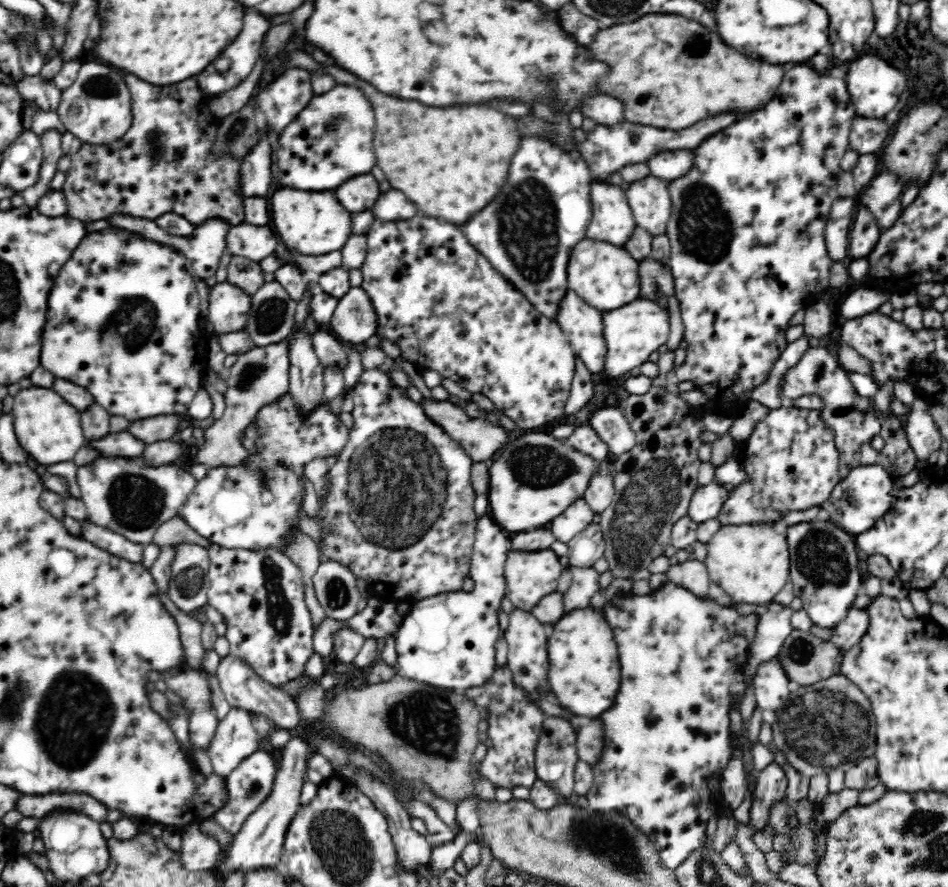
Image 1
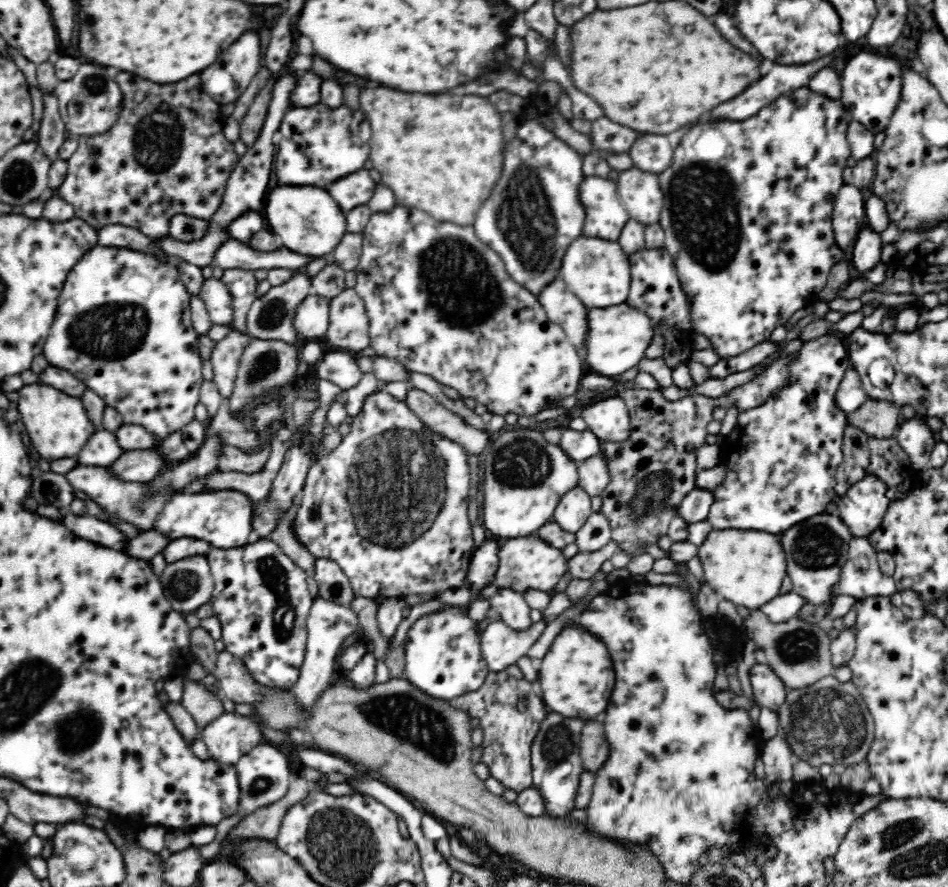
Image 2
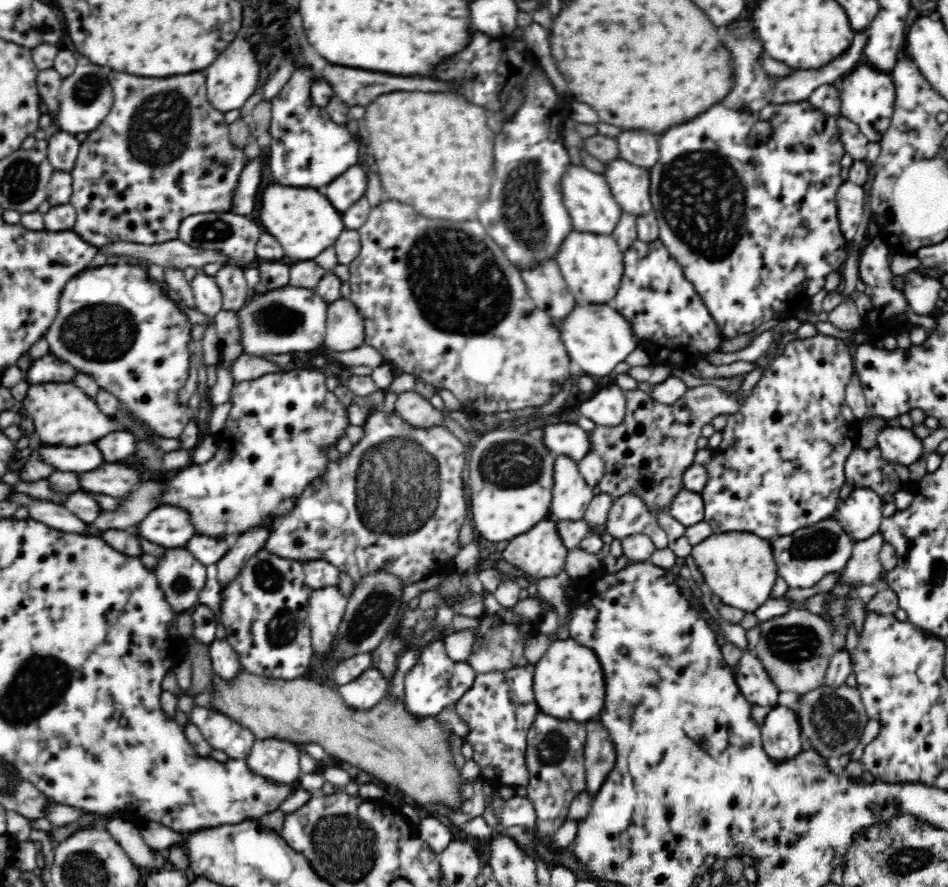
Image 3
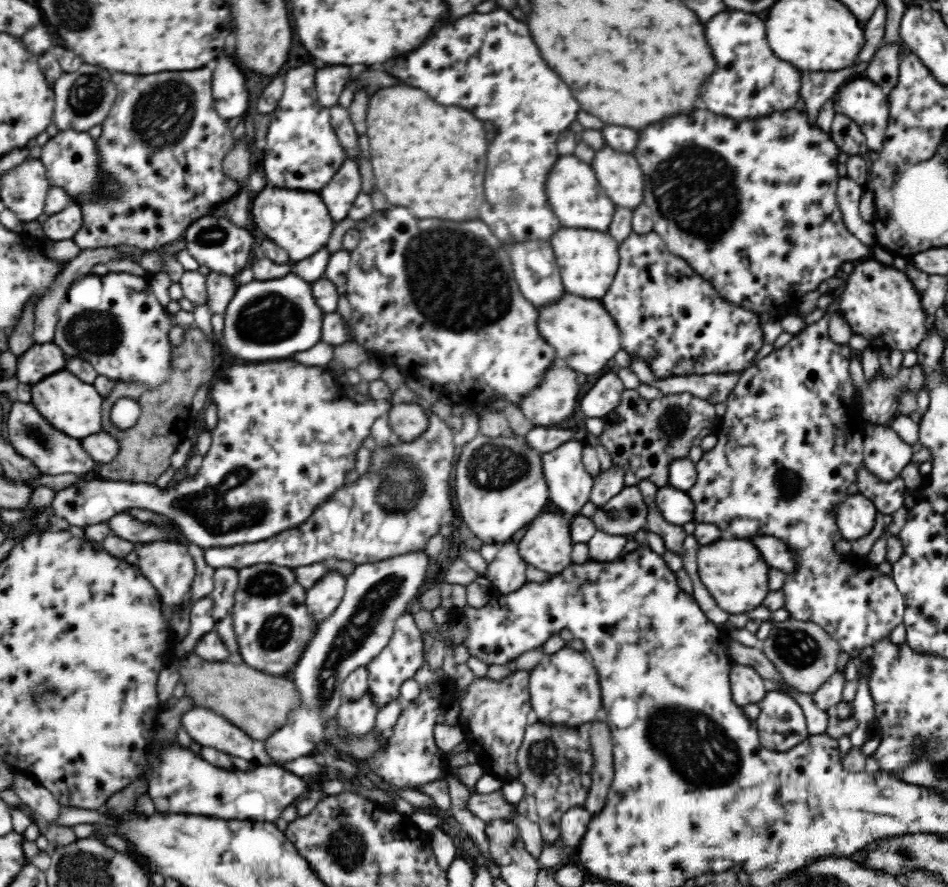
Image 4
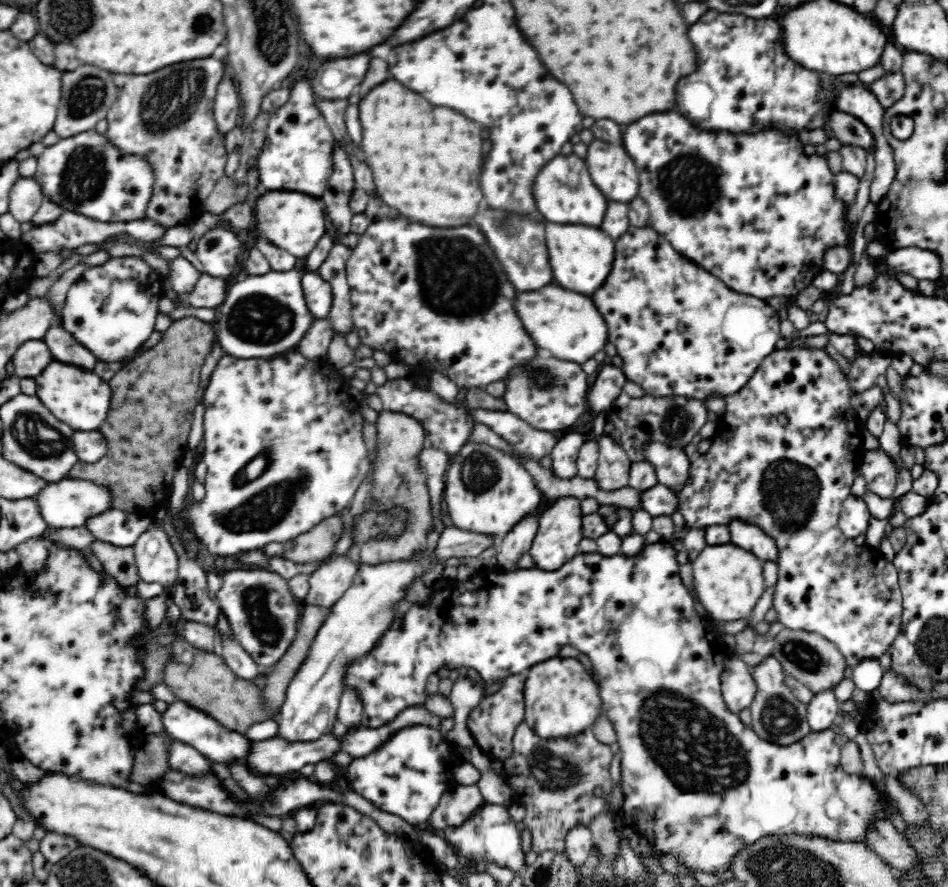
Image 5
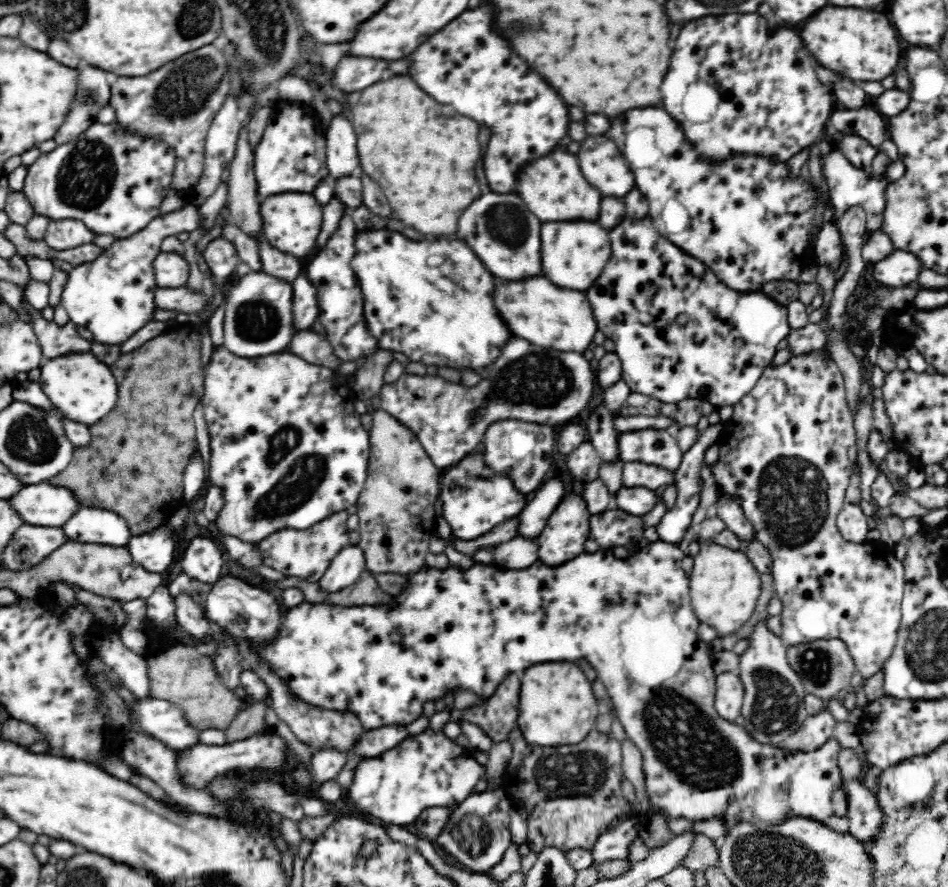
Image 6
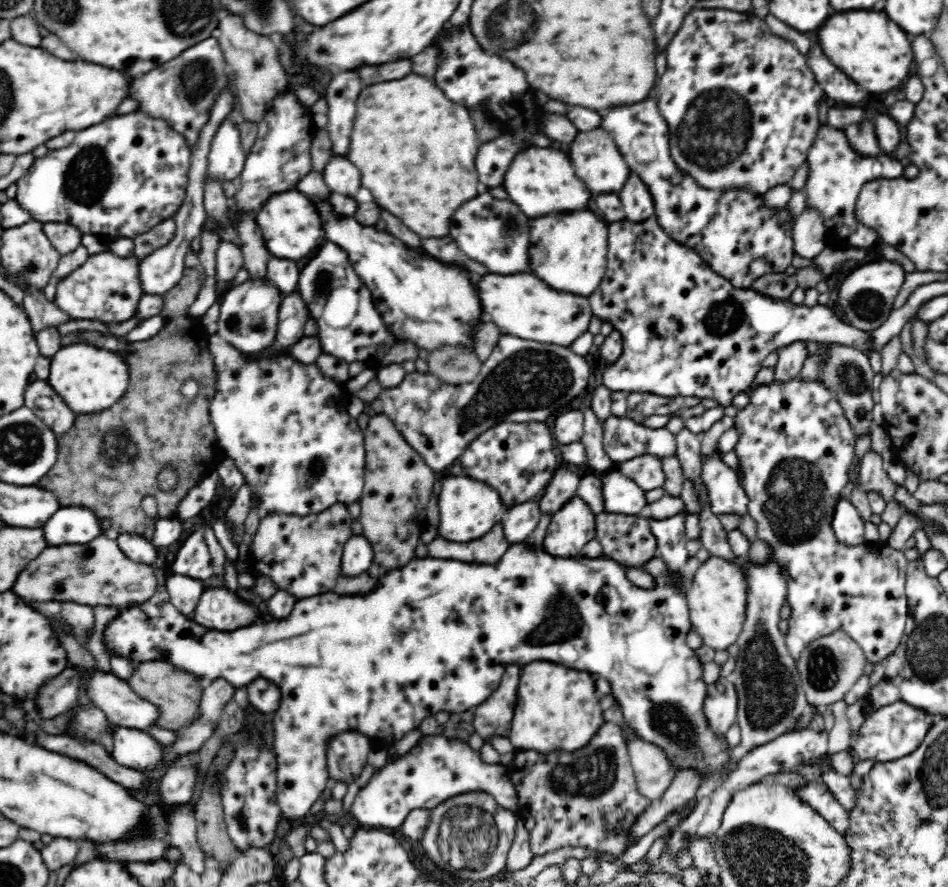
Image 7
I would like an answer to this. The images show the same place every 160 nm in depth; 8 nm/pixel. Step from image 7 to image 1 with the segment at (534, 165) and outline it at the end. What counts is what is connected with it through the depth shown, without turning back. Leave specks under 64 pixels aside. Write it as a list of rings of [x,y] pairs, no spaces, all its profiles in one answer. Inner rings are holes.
[[[610,182],[592,183],[590,188],[593,214],[585,236],[624,247],[637,226],[626,193]]]

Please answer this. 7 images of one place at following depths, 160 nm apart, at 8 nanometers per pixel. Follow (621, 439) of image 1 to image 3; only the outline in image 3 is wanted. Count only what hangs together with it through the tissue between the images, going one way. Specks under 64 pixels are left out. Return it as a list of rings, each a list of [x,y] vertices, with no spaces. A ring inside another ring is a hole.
[[[617,383],[604,386],[588,402],[580,406],[580,413],[594,421],[596,426],[615,427],[626,418],[626,398]]]

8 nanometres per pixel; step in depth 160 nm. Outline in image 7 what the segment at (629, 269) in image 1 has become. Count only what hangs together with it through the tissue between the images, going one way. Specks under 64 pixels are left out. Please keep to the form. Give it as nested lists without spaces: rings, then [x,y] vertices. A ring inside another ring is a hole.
[[[588,210],[560,214],[560,216],[544,216],[531,219],[530,229],[530,272],[544,280],[550,289],[560,292],[572,292],[582,297],[590,297],[596,288],[599,288],[607,269],[607,256],[609,251],[608,228],[606,222],[598,220],[596,214]]]

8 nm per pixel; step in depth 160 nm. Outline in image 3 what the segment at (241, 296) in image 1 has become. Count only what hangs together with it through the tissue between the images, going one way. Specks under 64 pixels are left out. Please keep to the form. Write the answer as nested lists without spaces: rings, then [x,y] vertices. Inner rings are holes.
[[[198,274],[189,283],[192,285],[192,291],[194,291],[194,297],[196,297],[196,309],[198,312],[210,318],[215,318],[220,312],[224,311],[222,292],[214,277]]]

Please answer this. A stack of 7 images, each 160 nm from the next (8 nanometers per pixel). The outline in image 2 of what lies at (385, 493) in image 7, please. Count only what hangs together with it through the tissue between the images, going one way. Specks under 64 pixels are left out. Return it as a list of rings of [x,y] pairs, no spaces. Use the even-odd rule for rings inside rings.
[[[409,389],[407,396],[404,404],[412,409],[414,415],[422,420],[426,427],[462,445],[468,454],[480,457],[481,452],[490,442],[492,434],[486,429],[478,429],[466,423],[458,414],[438,404],[433,396],[425,391]]]

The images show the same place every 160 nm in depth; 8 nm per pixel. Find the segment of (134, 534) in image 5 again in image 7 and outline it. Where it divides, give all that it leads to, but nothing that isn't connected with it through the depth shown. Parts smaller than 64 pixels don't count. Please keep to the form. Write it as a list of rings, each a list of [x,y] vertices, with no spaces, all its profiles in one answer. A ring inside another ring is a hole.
[[[60,507],[47,521],[43,524],[43,531],[50,543],[50,546],[61,546],[64,544],[88,544],[97,536],[106,534],[100,526],[100,518],[95,512],[86,507]]]

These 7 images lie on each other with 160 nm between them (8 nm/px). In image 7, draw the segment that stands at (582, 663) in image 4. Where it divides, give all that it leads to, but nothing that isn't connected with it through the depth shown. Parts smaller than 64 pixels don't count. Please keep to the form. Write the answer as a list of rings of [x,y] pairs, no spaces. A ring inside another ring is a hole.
[[[546,660],[530,662],[522,668],[518,704],[514,708],[510,742],[516,748],[532,750],[538,753],[550,753],[553,750],[566,750],[575,755],[586,747],[590,738],[605,723],[596,698],[594,680],[588,672],[578,672],[552,664]]]

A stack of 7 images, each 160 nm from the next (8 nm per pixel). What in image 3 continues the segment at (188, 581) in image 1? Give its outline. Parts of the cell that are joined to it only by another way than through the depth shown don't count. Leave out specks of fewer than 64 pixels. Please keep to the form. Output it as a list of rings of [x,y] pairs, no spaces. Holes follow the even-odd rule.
[[[170,548],[154,568],[159,587],[164,591],[166,600],[174,612],[190,612],[198,602],[198,594],[204,588],[207,578],[207,566],[202,564],[192,553],[181,548]]]

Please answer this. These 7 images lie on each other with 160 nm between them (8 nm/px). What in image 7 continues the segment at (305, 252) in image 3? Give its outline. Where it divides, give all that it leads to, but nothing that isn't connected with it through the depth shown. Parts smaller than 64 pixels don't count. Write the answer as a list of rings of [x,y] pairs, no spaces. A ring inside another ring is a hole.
[[[296,188],[272,195],[260,208],[260,212],[255,213],[259,230],[262,230],[262,236],[266,240],[266,248],[272,252],[273,257],[298,260],[312,252],[320,242],[326,242],[322,222],[314,204],[317,204],[316,199],[304,196],[304,193]]]

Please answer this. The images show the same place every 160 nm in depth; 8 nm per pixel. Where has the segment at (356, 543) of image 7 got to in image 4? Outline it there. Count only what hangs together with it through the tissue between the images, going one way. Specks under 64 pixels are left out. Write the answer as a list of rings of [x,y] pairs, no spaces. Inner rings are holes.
[[[336,571],[326,573],[312,588],[307,589],[305,605],[315,624],[326,620],[341,603],[346,577]]]

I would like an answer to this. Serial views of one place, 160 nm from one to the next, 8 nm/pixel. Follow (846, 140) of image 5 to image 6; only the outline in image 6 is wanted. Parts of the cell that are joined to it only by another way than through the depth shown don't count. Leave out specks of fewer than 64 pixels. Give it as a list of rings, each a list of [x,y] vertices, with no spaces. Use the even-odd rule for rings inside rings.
[[[872,108],[862,110],[834,110],[828,120],[836,130],[845,135],[856,135],[869,145],[878,147],[889,138],[886,116]]]

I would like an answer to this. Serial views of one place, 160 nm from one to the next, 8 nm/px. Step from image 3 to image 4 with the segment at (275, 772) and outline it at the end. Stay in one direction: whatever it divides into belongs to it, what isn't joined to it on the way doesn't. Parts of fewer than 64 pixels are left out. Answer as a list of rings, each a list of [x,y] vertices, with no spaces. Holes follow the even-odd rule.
[[[412,552],[377,563],[356,565],[352,574],[346,577],[345,593],[339,607],[326,620],[319,625],[316,624],[313,637],[290,672],[295,688],[301,694],[303,705],[294,709],[285,724],[264,740],[266,753],[271,759],[272,766],[286,768],[290,762],[296,762],[298,758],[313,754],[316,749],[324,745],[324,725],[322,724],[338,714],[340,702],[343,700],[342,682],[354,668],[367,666],[368,662],[378,656],[389,643],[398,617],[408,612],[412,601],[419,595],[418,590],[424,580],[424,574],[426,574],[426,554]]]

